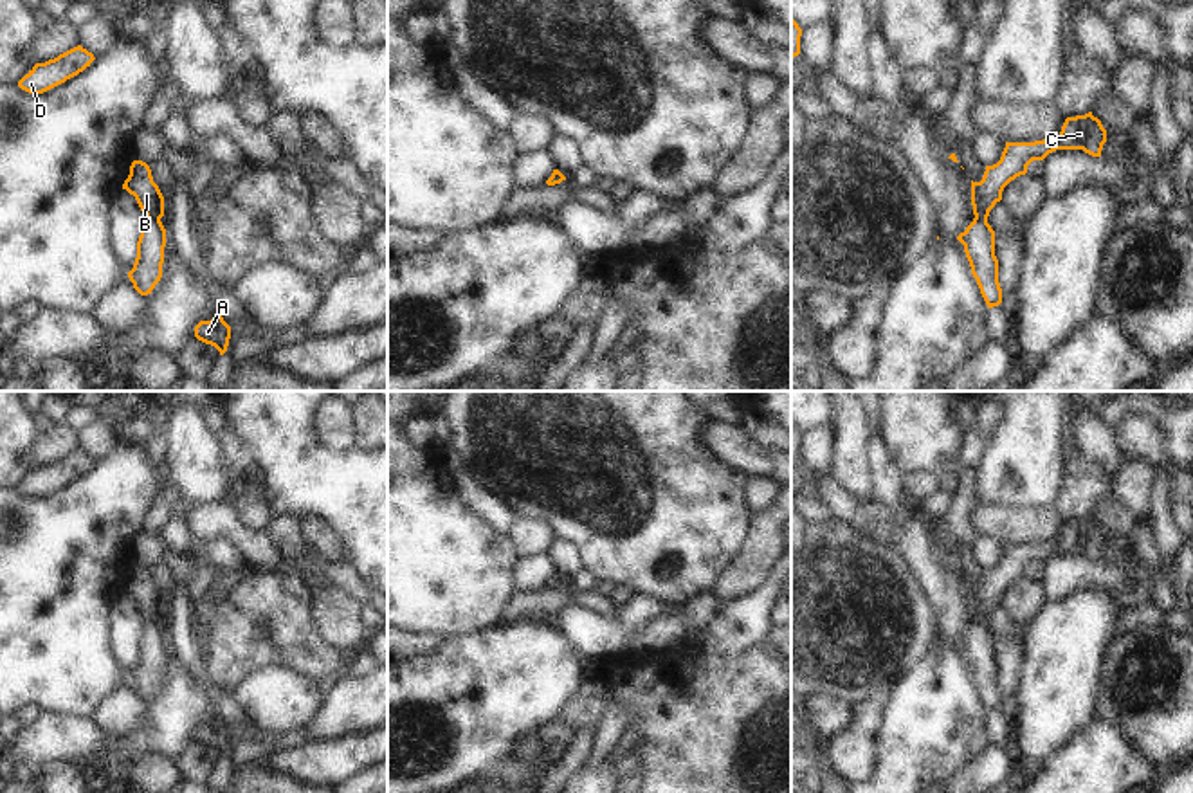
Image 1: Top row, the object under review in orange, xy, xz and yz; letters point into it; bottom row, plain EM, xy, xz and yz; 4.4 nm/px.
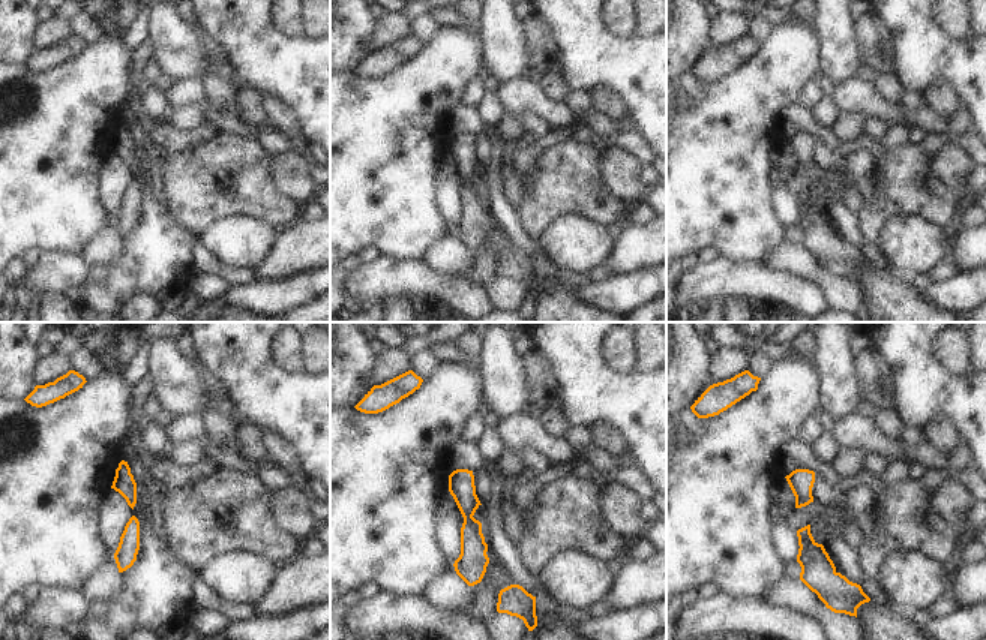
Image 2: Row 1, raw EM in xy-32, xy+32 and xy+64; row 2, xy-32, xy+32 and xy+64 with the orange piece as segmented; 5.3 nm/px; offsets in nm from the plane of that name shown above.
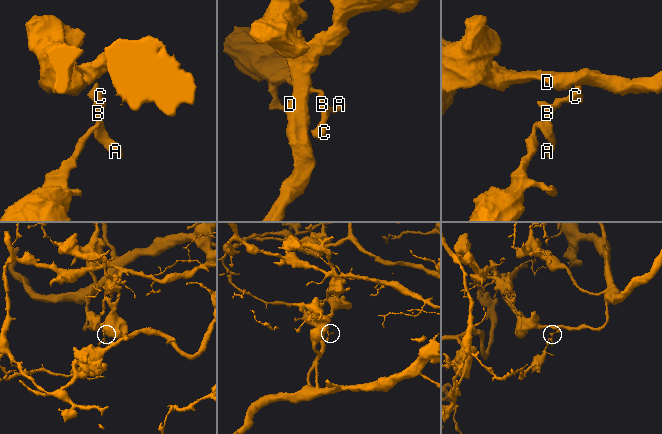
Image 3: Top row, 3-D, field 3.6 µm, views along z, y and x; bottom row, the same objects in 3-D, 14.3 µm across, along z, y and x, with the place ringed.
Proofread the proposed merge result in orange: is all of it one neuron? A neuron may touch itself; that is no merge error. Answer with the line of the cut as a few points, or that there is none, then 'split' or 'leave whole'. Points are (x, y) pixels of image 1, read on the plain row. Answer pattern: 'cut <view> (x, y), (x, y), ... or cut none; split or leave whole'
cut none; leave whole

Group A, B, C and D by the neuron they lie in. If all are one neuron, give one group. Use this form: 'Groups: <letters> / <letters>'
Groups: A B C D

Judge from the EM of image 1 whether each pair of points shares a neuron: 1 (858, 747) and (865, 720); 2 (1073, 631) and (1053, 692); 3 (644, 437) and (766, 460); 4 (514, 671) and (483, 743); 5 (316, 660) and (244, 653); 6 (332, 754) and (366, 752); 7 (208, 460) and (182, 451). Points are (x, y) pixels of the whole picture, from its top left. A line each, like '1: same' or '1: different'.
1: different
2: same
3: different
4: same
5: same
6: same
7: same

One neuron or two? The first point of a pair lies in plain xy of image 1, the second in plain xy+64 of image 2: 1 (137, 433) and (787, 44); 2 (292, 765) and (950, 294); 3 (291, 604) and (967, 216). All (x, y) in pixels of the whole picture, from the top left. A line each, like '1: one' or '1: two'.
1: two
2: one
3: two

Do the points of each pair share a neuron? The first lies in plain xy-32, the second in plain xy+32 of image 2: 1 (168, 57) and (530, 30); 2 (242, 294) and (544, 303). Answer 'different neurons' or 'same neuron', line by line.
1: different neurons
2: different neurons

